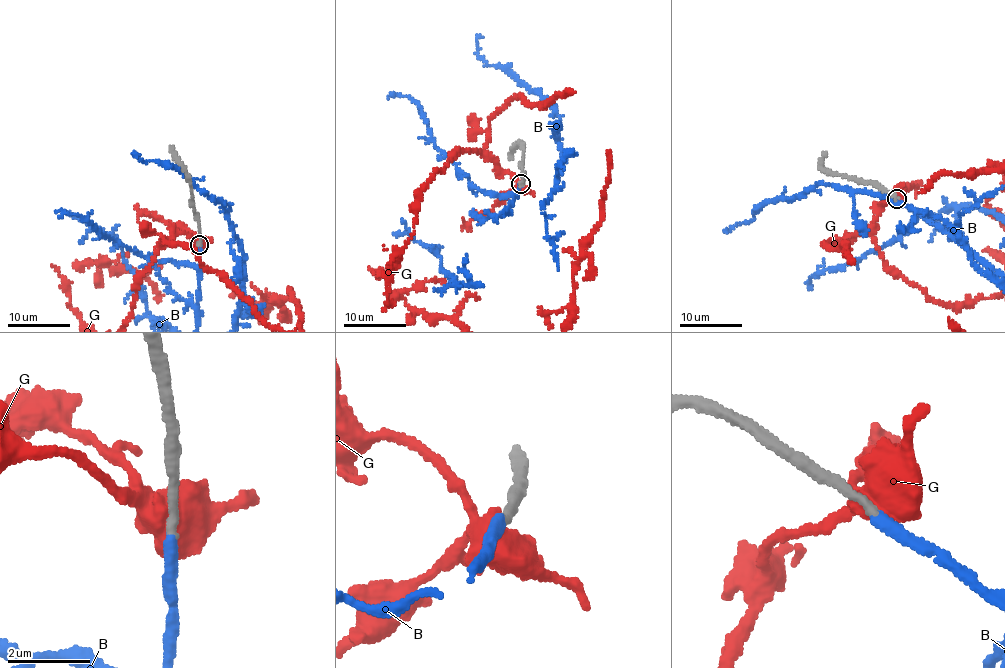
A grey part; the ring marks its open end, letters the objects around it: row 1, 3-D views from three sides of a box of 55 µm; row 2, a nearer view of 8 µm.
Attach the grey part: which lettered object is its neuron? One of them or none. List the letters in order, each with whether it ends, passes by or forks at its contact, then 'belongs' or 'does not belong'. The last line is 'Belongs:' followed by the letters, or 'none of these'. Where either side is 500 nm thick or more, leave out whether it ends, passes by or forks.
B: it ends; belongs
G: it forks; does not belong
Belongs: B

